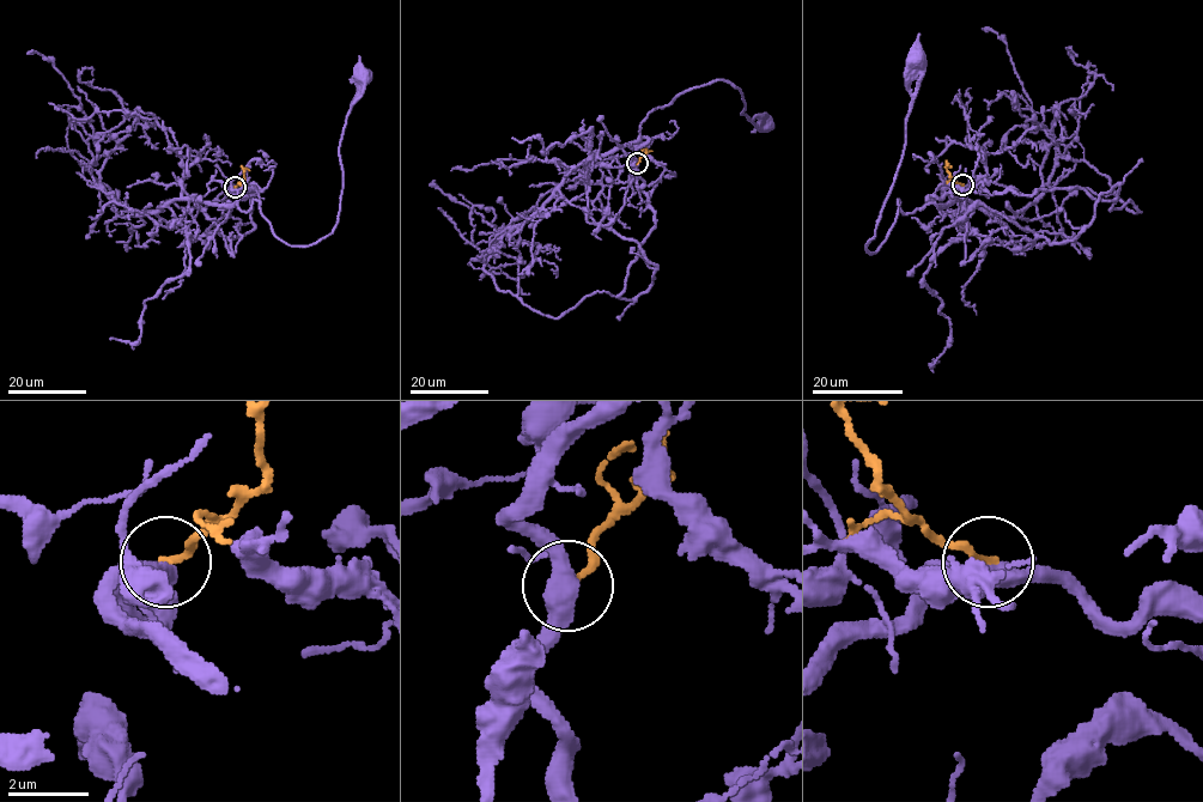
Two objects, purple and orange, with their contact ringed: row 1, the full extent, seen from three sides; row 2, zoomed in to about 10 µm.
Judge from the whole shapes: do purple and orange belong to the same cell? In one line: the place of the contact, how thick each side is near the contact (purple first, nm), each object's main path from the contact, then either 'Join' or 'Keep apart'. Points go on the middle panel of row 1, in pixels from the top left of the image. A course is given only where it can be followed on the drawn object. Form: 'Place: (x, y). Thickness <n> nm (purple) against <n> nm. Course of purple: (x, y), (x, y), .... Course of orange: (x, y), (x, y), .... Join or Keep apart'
Place: (637, 163). Thickness 480 nm (purple) against 180 nm. Course of purple: (637, 164), (632, 155), (641, 123), (692, 87), (729, 81), (742, 95), (741, 114), (766, 123). Course of orange: (637, 164), (645, 150), (652, 151). Keep apart

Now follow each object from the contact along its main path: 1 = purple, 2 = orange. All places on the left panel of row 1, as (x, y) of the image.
1: (235, 187), (238, 207), (247, 212), (259, 202), (290, 245), (327, 236), (340, 202), (339, 143), (364, 78)
2: (235, 187), (244, 178), (243, 169), (250, 170)

